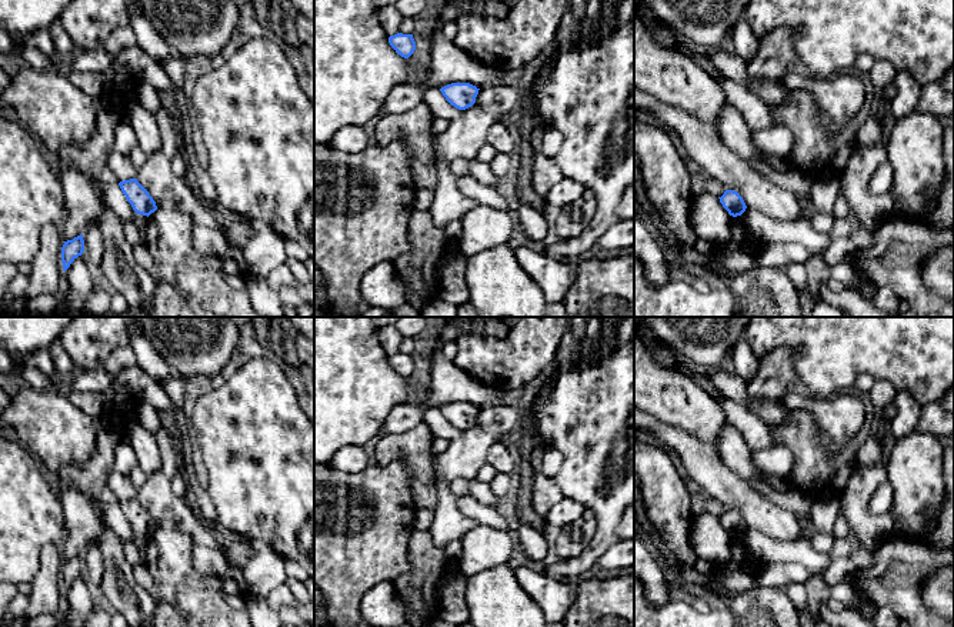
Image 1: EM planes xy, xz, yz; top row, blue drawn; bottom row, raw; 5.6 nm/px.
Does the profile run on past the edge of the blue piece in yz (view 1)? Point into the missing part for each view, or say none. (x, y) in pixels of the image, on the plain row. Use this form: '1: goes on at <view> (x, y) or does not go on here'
1: does not go on here

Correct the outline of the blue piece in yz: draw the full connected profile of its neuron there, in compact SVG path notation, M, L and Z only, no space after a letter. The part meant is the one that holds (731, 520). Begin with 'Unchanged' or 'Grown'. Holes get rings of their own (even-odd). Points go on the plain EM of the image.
Unchanged. M725 510L724 514L718 518L723 527L733 537L741 536L747 528L743 517L734 510Z

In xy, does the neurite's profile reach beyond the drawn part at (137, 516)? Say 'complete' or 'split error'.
complete

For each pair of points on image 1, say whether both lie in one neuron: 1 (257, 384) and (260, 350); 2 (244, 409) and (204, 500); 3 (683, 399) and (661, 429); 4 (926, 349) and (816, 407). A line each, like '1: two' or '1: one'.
1: two
2: two
3: two
4: two

